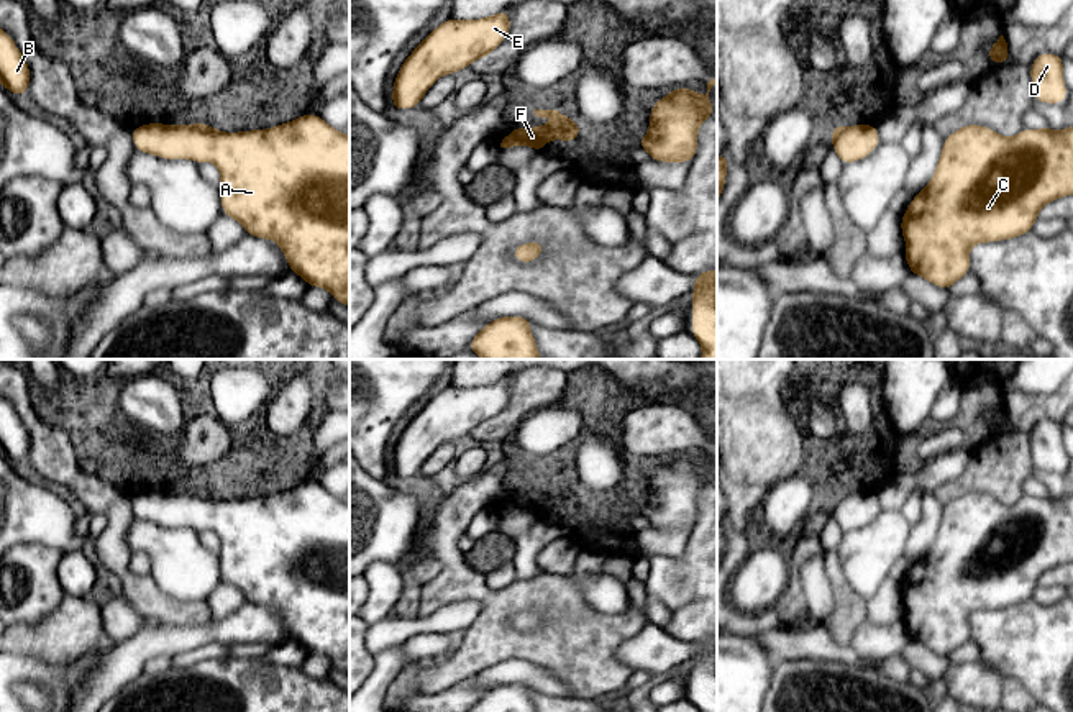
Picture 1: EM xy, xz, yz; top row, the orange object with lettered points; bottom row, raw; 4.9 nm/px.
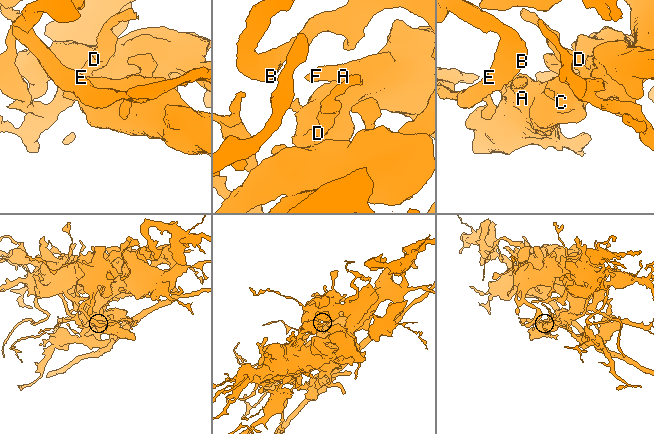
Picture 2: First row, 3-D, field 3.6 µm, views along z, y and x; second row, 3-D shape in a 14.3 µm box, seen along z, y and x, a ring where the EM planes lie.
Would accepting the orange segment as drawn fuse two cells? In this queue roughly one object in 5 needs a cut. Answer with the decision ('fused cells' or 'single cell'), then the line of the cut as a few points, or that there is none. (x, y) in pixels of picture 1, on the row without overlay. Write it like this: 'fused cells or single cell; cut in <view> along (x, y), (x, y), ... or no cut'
single cell; no cut

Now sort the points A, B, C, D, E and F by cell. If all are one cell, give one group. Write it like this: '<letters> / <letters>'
A B C D E F

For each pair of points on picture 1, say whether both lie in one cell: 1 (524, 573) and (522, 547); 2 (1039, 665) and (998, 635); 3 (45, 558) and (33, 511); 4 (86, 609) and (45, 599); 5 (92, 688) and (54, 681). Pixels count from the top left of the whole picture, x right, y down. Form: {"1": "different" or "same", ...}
{"1": "same", "2": "same", "3": "different", "4": "different", "5": "different"}

